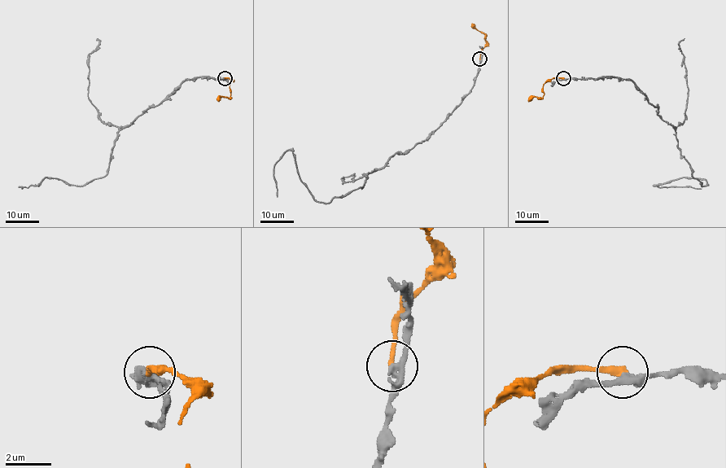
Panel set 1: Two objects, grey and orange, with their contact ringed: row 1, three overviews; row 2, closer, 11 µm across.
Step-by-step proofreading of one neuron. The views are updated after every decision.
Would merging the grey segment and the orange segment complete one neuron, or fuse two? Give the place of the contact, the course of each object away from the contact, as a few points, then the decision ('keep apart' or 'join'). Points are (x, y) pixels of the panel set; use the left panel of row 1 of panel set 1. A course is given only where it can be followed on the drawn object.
at (225, 78); grey runs (225, 78), (185, 79), (123, 127), (105, 176), (81, 185), (45, 177), (22, 189); orange runs (225, 78), (231, 80), (229, 85), (230, 97), (221, 96), (217, 101); keep apart

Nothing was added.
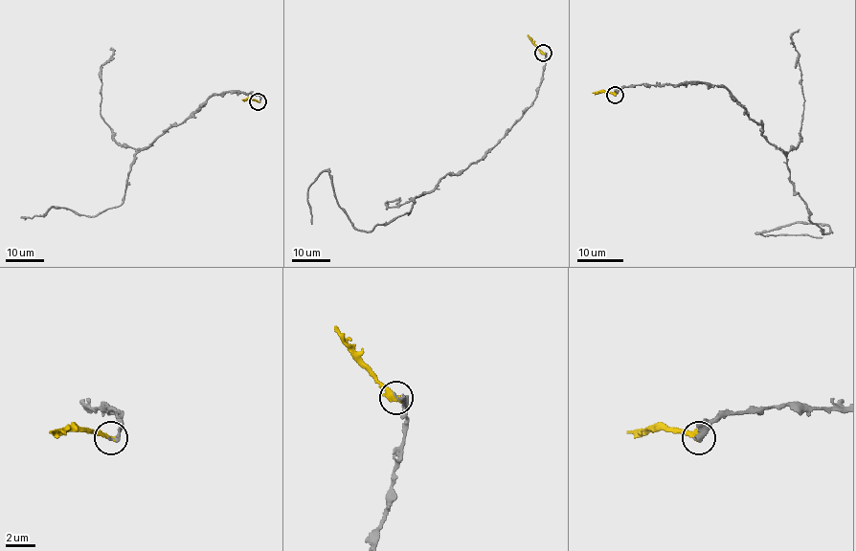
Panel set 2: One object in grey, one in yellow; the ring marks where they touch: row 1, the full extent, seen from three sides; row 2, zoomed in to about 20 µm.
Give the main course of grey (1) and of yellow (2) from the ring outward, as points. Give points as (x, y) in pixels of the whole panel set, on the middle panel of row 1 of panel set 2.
1: (544, 53), (537, 97), (510, 129), (416, 197), (410, 212), (360, 231), (323, 170), (307, 191), (311, 224)
2: (544, 53), (528, 34)

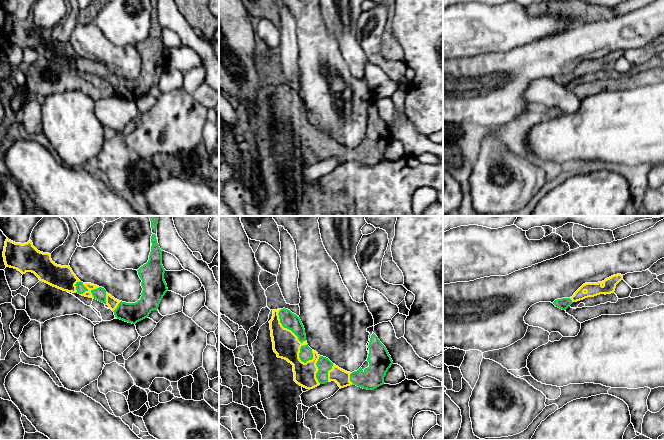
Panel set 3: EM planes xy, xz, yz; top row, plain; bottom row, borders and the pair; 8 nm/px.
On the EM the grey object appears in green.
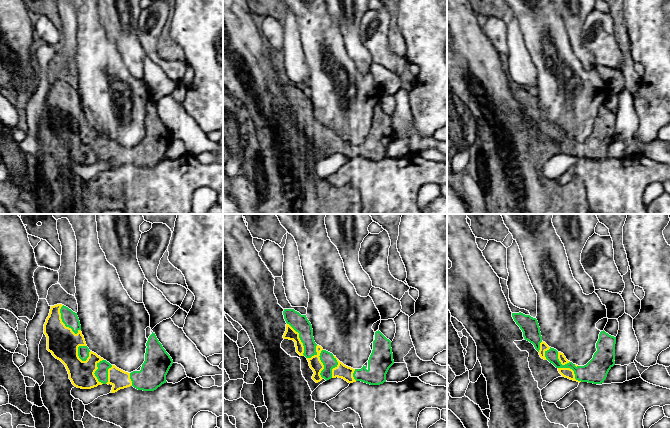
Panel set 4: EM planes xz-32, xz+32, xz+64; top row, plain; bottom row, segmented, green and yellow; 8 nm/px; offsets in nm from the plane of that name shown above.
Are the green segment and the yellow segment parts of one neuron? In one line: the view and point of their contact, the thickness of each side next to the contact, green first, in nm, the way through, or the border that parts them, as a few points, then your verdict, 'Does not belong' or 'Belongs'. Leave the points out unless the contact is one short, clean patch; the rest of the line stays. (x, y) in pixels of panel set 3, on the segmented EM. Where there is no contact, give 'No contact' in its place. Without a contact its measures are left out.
Touches green at xz (286, 327). Thickness 140 nm (green) against 220 nm. Belongs

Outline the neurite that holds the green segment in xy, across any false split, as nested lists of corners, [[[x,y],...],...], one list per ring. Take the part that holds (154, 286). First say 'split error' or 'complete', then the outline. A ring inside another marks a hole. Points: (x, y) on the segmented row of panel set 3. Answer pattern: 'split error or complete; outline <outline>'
split error; outline [[[155,234],[151,236],[151,243],[148,262],[137,270],[142,280],[143,290],[141,298],[135,303],[119,301],[108,294],[104,288],[81,282],[69,265],[55,264],[51,254],[38,251],[31,240],[21,244],[7,238],[3,257],[6,267],[17,269],[22,274],[32,272],[40,281],[53,287],[96,299],[108,305],[117,319],[136,324],[147,318],[153,310],[158,309],[163,296],[168,291],[164,280],[166,270],[162,265],[162,250]]]

